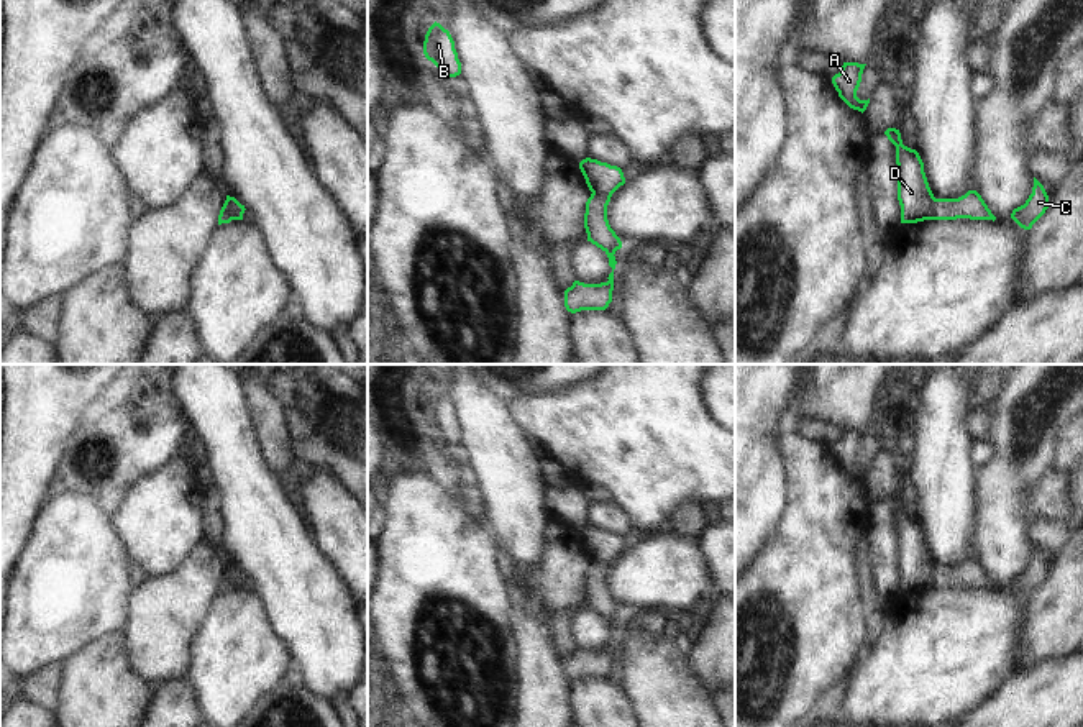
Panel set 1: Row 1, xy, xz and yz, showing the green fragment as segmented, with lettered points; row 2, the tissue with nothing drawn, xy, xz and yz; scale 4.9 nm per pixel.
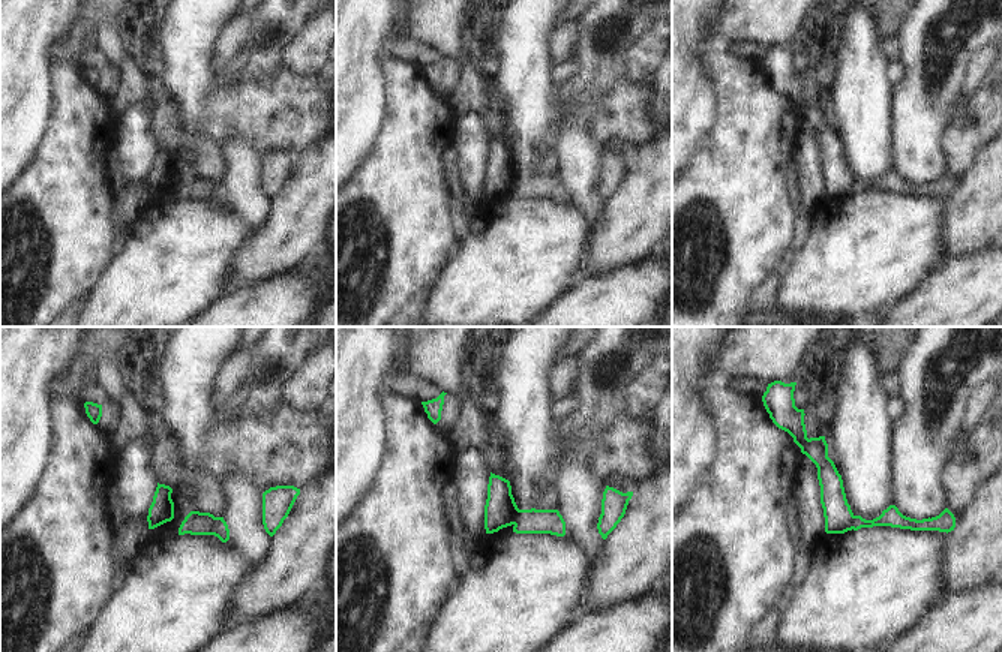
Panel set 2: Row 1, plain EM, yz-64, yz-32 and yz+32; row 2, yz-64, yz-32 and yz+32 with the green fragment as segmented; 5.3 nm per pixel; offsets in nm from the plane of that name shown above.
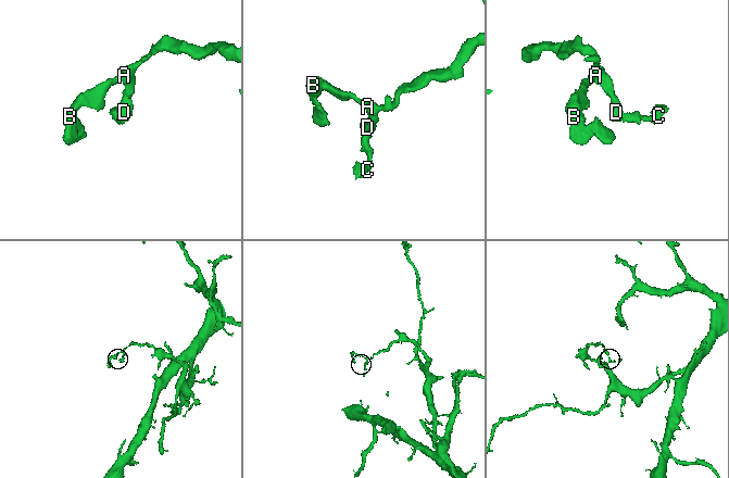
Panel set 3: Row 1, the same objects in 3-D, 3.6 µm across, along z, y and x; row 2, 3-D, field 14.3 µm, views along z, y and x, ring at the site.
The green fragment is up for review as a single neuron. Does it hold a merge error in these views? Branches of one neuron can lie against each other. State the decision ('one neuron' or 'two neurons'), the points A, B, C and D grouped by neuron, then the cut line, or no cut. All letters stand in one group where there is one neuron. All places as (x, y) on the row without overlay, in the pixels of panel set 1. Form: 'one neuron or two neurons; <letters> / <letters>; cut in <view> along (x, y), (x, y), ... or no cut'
two neurons; A B D / C; cut in yz along (934, 565), (932, 586)

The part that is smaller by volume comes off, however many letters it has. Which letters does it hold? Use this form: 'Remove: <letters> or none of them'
Remove: C

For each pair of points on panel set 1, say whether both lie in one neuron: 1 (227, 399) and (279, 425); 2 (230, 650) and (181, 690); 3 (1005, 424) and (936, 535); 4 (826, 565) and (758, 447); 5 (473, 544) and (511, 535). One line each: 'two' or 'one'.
1: two
2: two
3: two
4: two
5: two

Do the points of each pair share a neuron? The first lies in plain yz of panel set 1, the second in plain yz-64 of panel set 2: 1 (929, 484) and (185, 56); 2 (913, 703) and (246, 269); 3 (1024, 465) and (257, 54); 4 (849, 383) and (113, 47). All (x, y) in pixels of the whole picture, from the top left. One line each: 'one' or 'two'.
1: one
2: two
3: one
4: one

